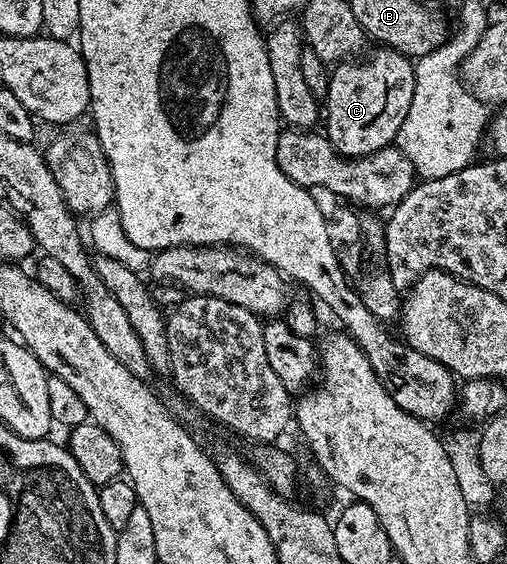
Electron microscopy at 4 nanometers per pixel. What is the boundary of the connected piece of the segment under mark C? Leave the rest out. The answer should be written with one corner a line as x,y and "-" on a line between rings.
384,47
374,48
374,53
366,61
358,60
356,63
341,63
336,66
329,74
329,86
323,98
323,128
324,136
328,137
333,144
335,152
340,153
343,157
366,157
380,149
390,148
396,142
399,127
403,127
403,119
407,119
407,111
411,111
411,99
415,95
415,71
413,70
414,62
410,58
404,57
399,51
386,49

